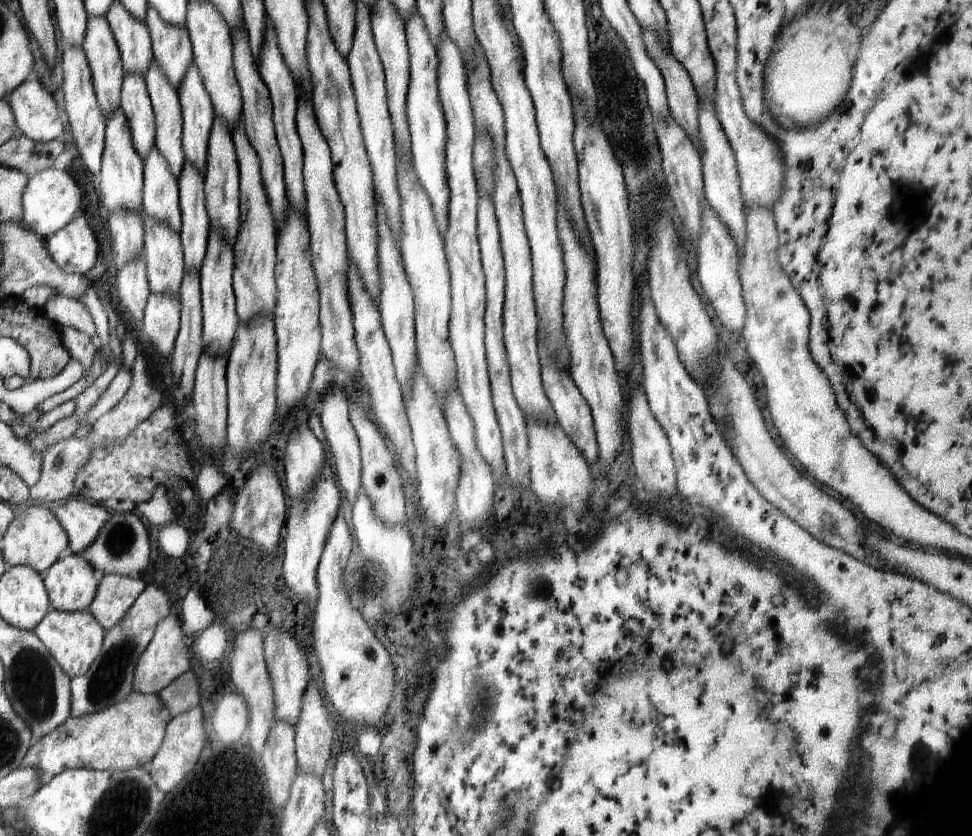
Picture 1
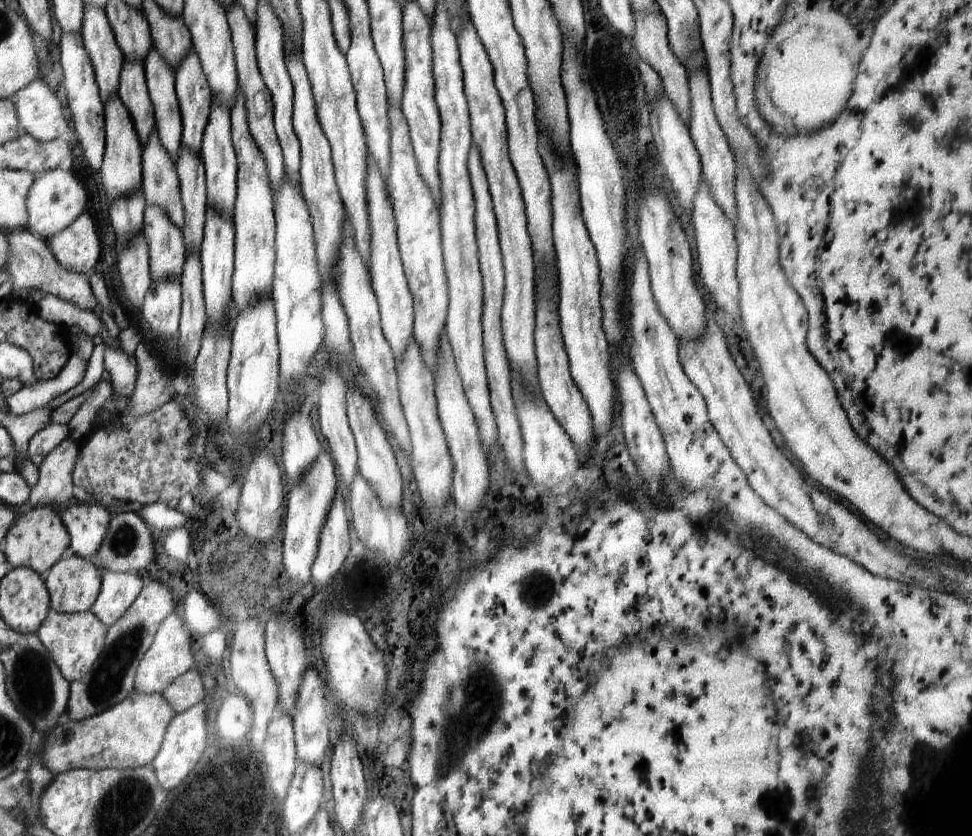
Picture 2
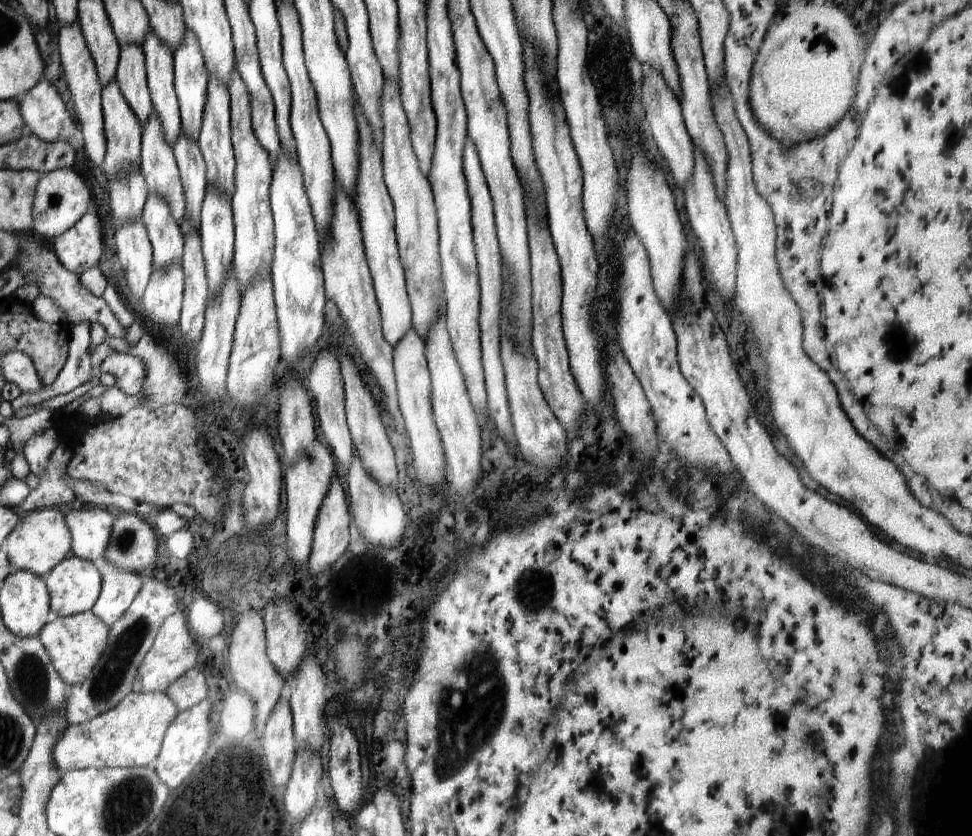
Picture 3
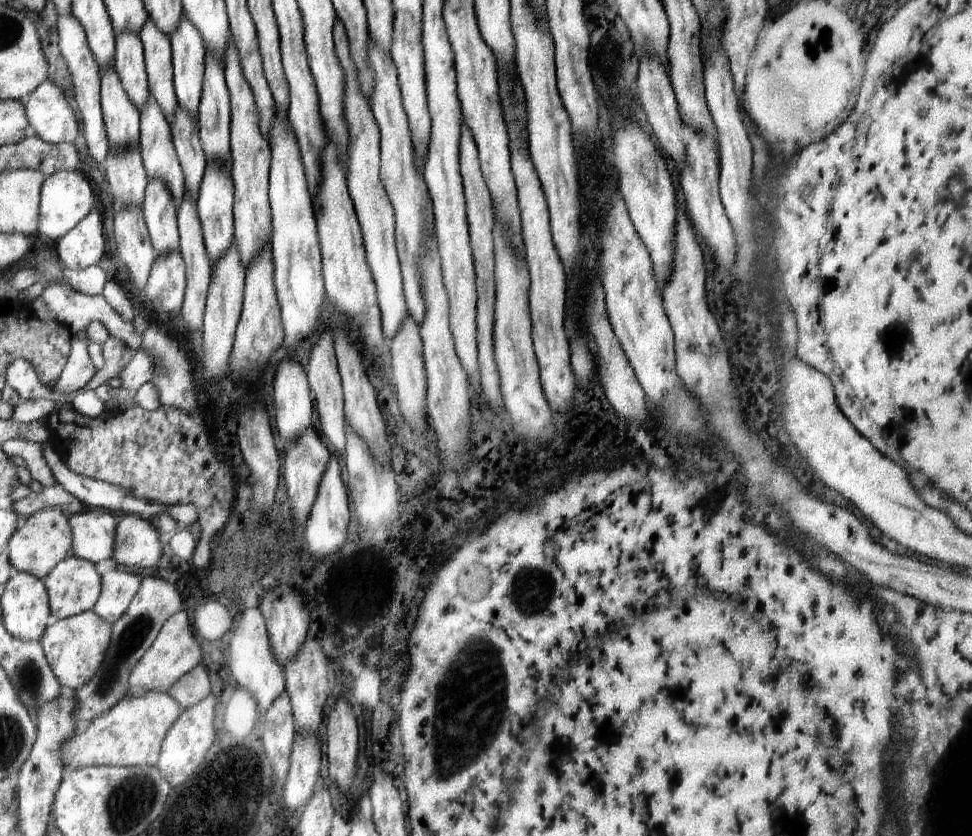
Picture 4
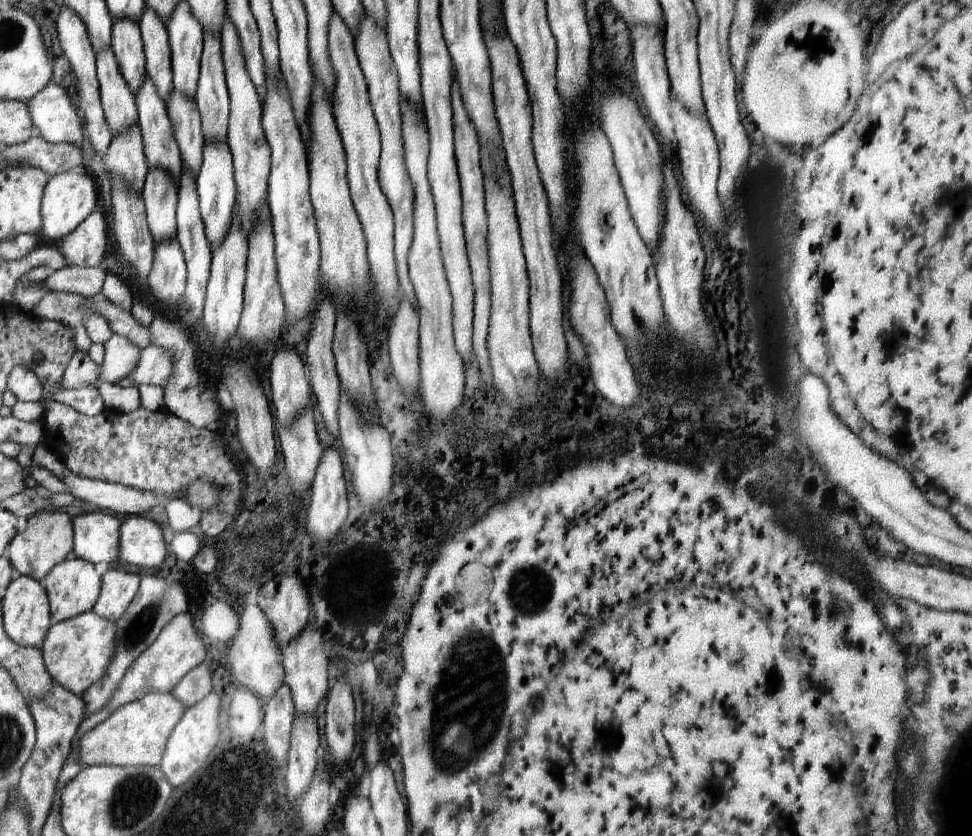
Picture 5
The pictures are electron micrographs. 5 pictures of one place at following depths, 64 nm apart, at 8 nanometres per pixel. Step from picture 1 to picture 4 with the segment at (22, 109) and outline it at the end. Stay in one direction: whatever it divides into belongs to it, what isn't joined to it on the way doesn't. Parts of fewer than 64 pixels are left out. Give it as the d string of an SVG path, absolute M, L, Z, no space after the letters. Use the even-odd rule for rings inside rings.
M50 80L38 86L28 102L25 102L29 116L30 133L47 143L67 142L78 136L78 124L64 93Z

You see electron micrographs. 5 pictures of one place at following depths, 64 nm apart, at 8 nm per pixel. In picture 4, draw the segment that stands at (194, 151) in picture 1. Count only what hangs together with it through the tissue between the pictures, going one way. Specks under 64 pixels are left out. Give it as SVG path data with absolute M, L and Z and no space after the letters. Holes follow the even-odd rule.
M182 14L176 32L169 37L172 49L173 85L178 104L192 118L197 118L202 98L204 40L194 24Z

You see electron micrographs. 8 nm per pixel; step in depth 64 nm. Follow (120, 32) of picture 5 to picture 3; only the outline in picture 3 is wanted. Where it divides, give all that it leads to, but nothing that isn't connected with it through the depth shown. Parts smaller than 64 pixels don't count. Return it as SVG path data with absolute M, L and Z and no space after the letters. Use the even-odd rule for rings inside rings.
M120 44L116 81L125 95L126 102L133 108L144 126L154 110L145 70L144 51L140 44Z

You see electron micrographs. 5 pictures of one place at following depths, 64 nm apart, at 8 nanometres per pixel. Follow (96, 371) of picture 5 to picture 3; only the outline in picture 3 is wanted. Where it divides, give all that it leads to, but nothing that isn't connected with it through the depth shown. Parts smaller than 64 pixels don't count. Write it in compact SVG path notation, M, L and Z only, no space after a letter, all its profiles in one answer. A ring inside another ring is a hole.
M80 322L76 326L71 326L69 353L67 360L60 372L56 382L52 386L43 386L36 394L22 394L10 402L13 412L22 410L24 406L38 406L44 400L63 394L68 394L71 390L89 384L91 381L92 364L88 348L91 344L90 326L88 322Z

